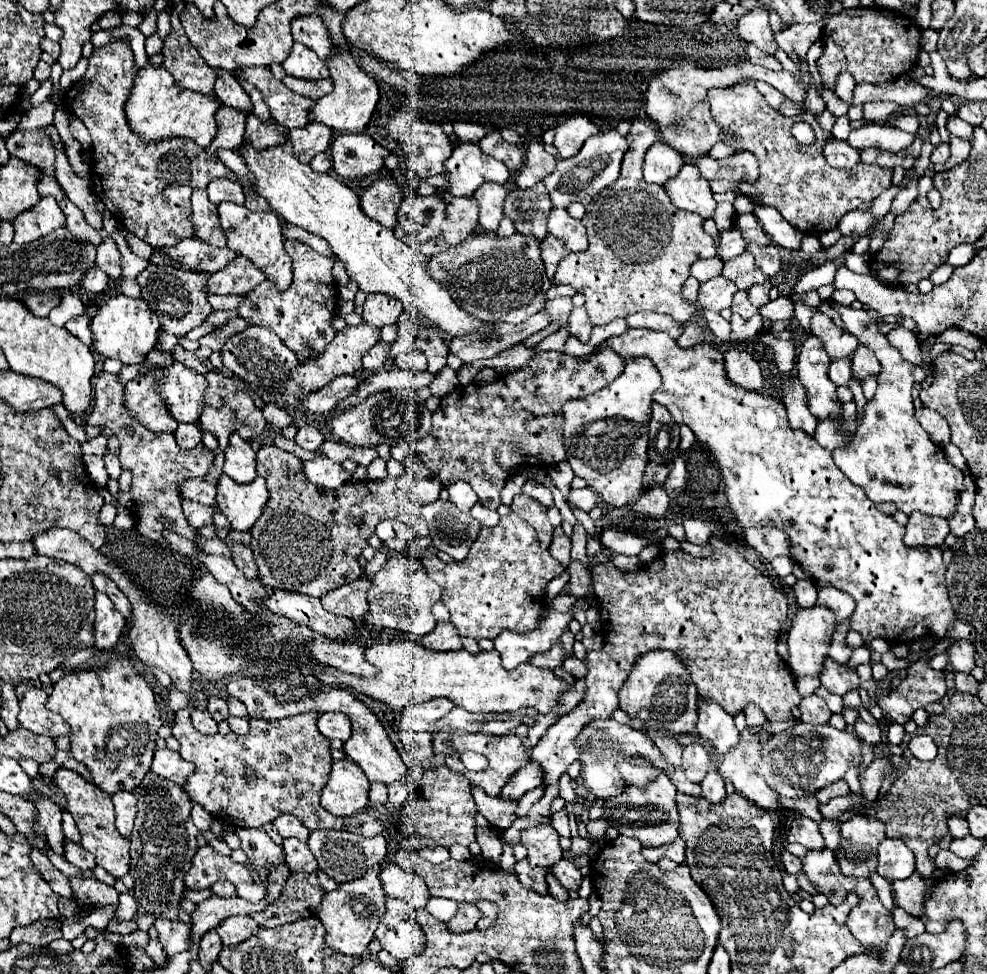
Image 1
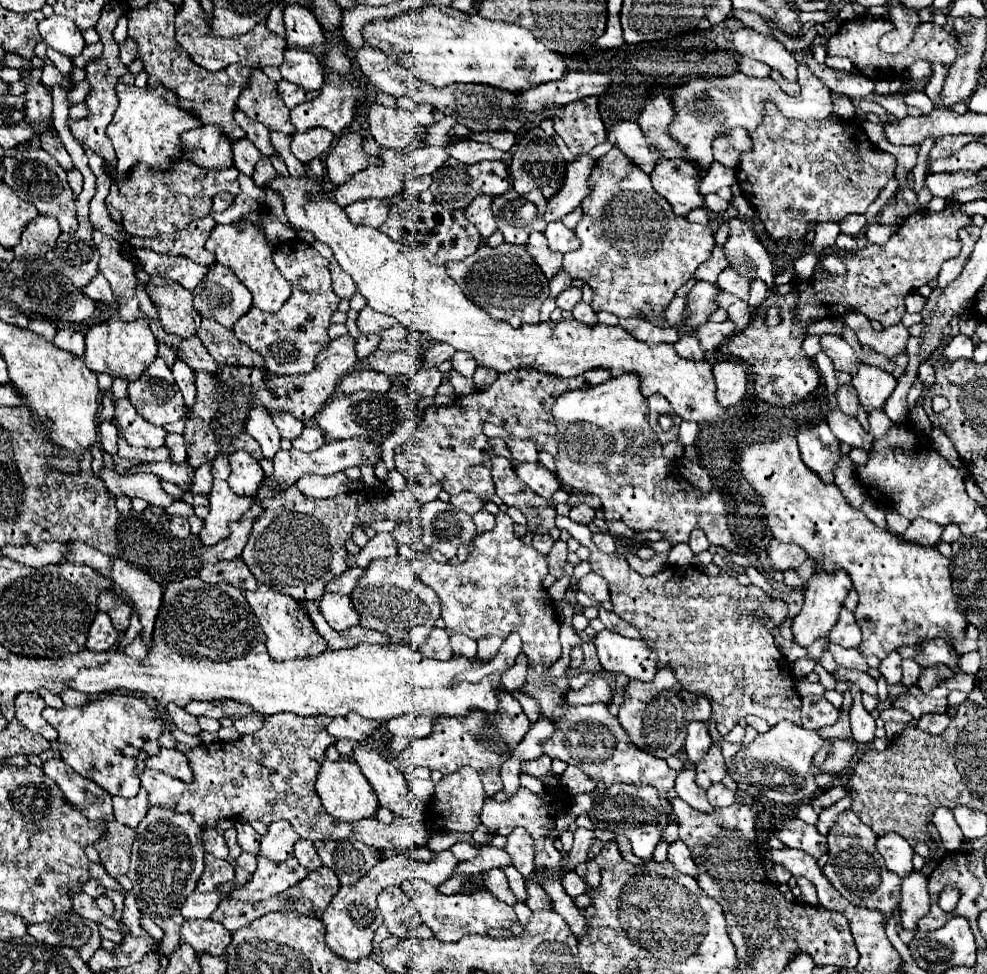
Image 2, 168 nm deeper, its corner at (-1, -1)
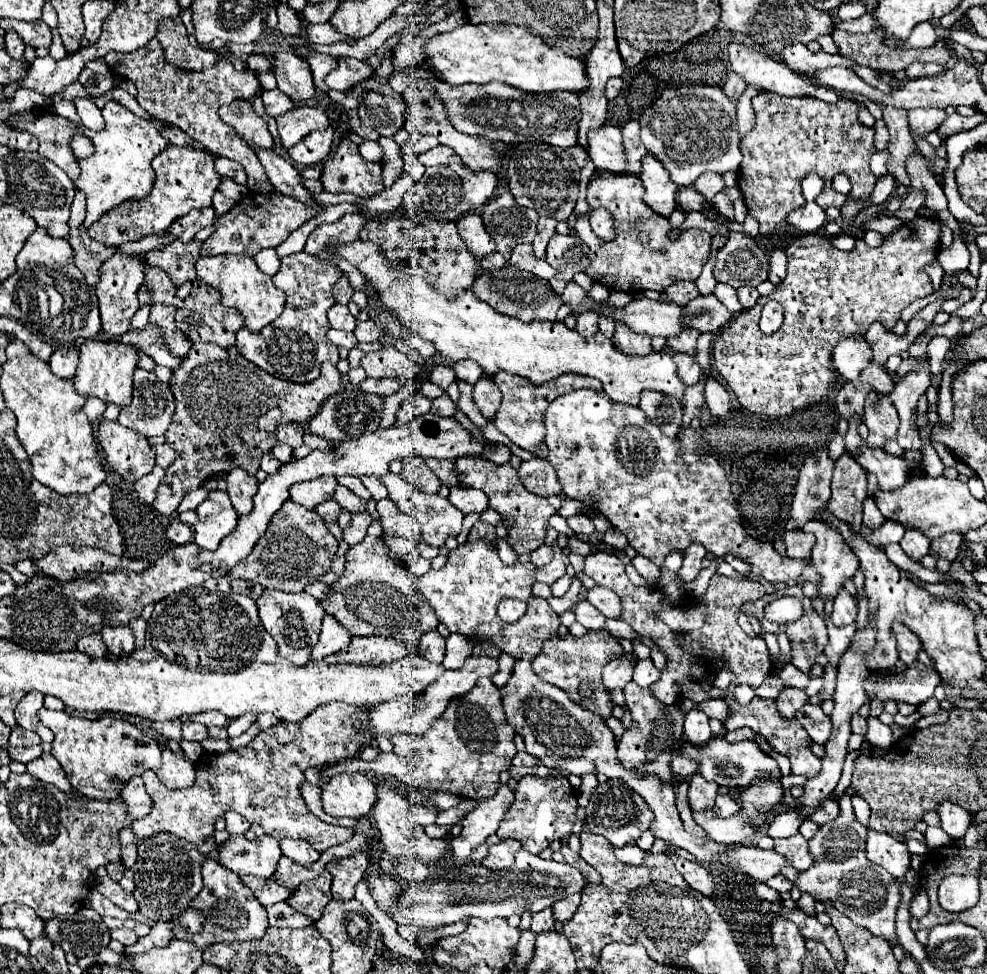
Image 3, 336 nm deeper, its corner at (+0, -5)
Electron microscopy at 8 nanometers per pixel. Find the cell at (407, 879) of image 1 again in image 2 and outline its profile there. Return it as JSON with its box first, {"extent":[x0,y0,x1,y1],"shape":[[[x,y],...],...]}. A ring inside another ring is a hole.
{"extent":[400,879,516,941],"shape":[[[406,879],[400,887],[414,901],[416,909],[422,915],[422,923],[426,923],[434,931],[434,937],[440,941],[458,941],[466,933],[486,933],[492,927],[510,929],[512,923],[516,921],[514,909],[498,901],[488,889],[480,889],[478,893],[472,893],[472,895],[456,893],[448,897],[422,879]]]}

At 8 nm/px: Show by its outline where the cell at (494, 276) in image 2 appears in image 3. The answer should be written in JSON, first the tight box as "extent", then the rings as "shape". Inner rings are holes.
{"extent":[471,265,563,323],"shape":[[[505,265],[499,271],[485,271],[477,277],[473,283],[471,291],[485,303],[489,303],[495,311],[515,317],[519,321],[531,323],[531,321],[555,321],[557,319],[557,309],[563,305],[561,295],[555,293],[549,285],[549,281],[539,279],[531,273],[519,271],[511,265]]]}

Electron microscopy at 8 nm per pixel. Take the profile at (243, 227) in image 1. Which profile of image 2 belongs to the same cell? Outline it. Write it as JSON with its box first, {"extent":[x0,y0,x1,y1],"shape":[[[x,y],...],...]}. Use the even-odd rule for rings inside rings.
{"extent":[206,221,292,311],"shape":[[[238,221],[230,225],[216,225],[216,229],[210,233],[206,241],[206,249],[216,253],[216,263],[222,263],[230,267],[240,281],[250,289],[254,305],[262,311],[276,311],[282,307],[282,303],[290,297],[292,287],[288,285],[288,279],[276,271],[276,265],[272,261],[274,247],[266,239],[264,231],[252,223],[252,221]]]}

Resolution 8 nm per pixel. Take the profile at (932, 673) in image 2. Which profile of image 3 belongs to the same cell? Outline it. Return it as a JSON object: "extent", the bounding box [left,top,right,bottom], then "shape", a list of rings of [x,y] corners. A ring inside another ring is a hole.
{"extent":[867,663,939,705],"shape":[[[923,663],[909,665],[901,673],[893,669],[871,669],[867,679],[867,697],[869,699],[891,699],[921,705],[933,697],[935,687],[939,685],[939,673]]]}

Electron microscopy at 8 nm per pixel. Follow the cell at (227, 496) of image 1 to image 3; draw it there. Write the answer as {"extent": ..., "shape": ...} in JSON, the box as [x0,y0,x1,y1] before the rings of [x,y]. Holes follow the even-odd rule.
{"extent":[193,491,237,551],"shape":[[[211,491],[195,511],[199,519],[193,525],[193,543],[201,549],[215,551],[221,539],[237,527],[237,513],[223,491]]]}

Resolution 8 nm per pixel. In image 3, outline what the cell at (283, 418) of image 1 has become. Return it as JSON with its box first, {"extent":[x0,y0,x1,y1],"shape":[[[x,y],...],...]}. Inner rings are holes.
{"extent":[277,423,305,447],"shape":[[[287,423],[287,425],[279,425],[277,439],[281,443],[287,443],[289,447],[299,447],[299,445],[303,445],[303,433],[305,433],[303,425]]]}

